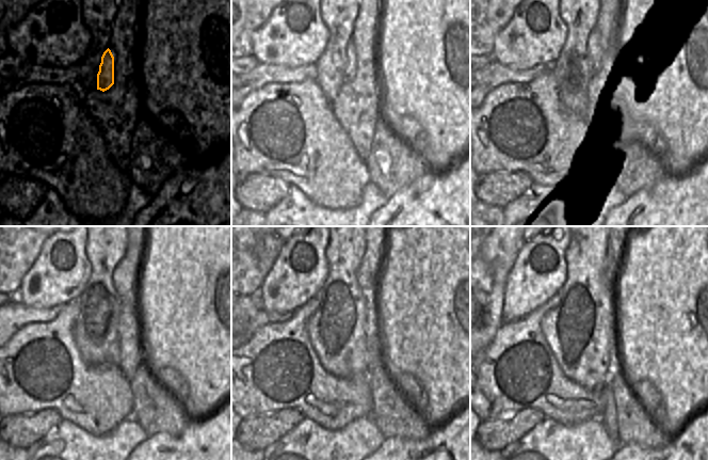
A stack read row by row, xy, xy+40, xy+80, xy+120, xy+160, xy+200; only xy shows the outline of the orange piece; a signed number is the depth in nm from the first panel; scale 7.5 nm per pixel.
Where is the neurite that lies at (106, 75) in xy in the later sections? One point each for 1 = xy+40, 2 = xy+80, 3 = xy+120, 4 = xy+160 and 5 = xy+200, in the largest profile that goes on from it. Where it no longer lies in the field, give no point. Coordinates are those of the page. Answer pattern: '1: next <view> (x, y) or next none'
1: next xy+40 (351, 66)
2: next xy+80 (596, 46)
3: next xy+120 (124, 276)
4: next xy+160 (368, 270)
5: next xy+200 (614, 248)

